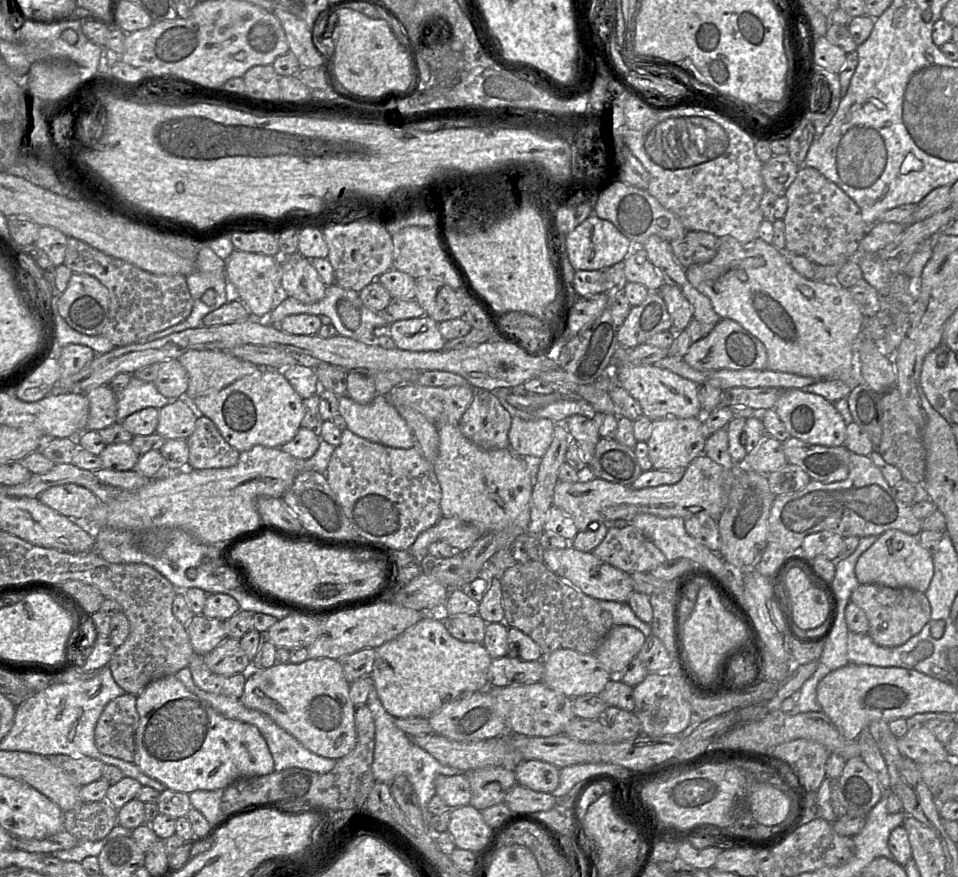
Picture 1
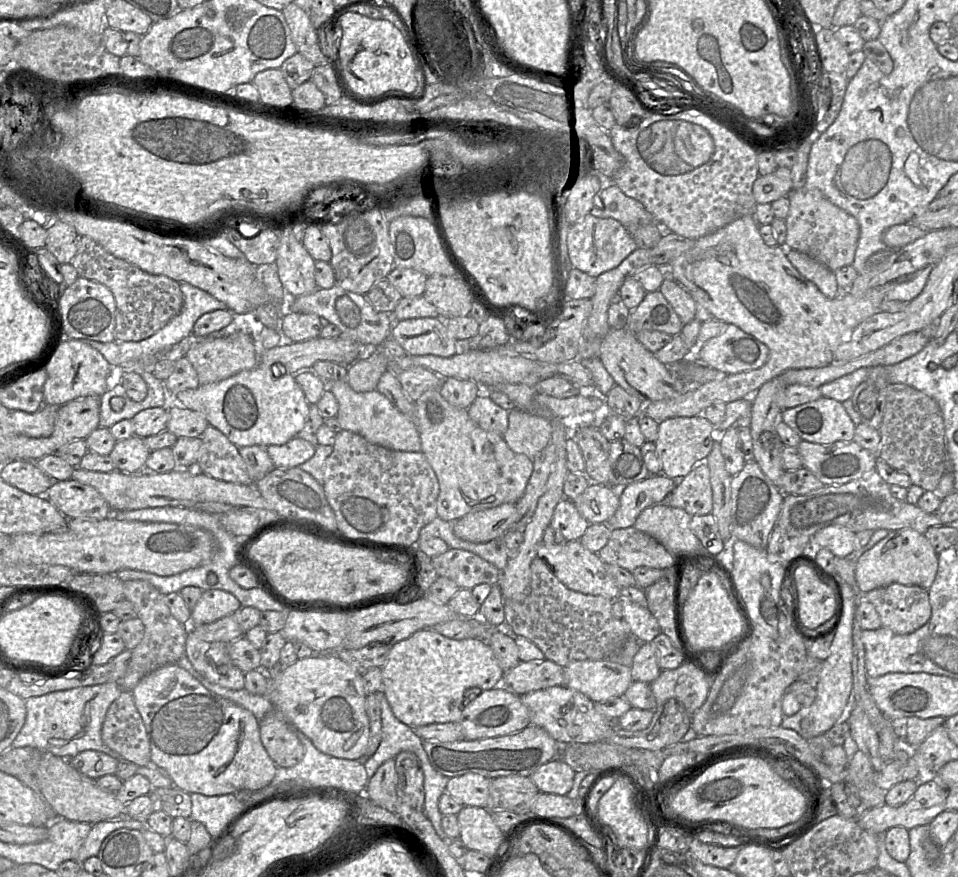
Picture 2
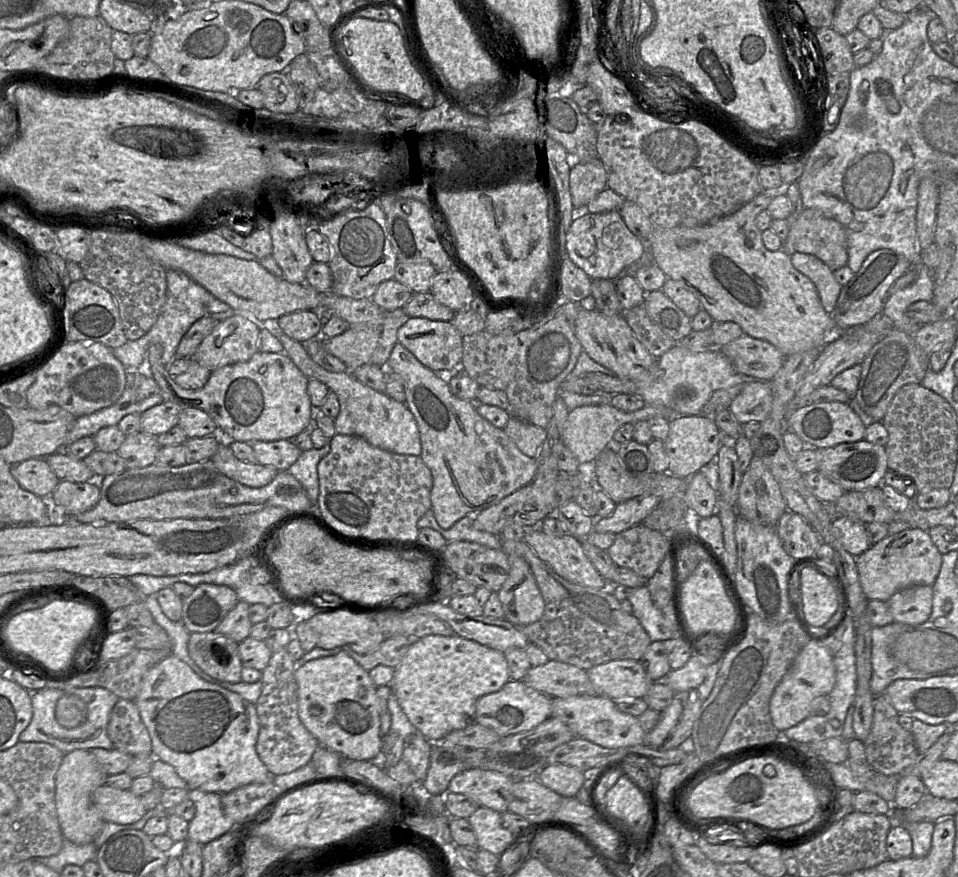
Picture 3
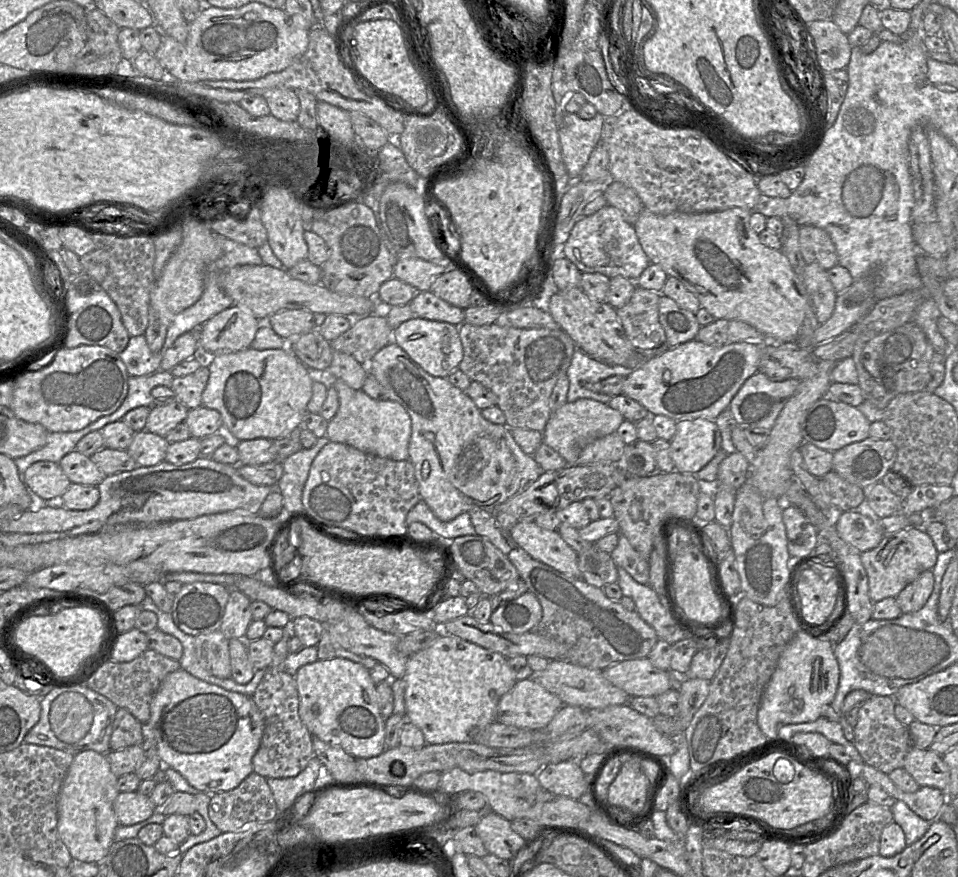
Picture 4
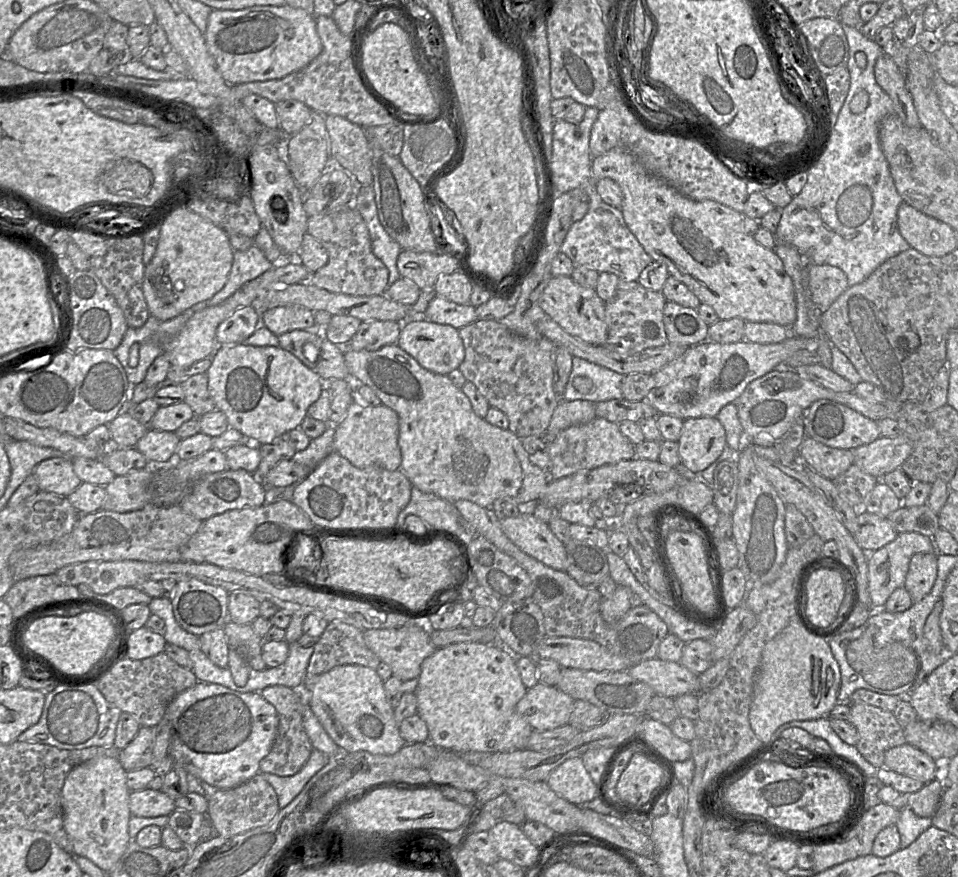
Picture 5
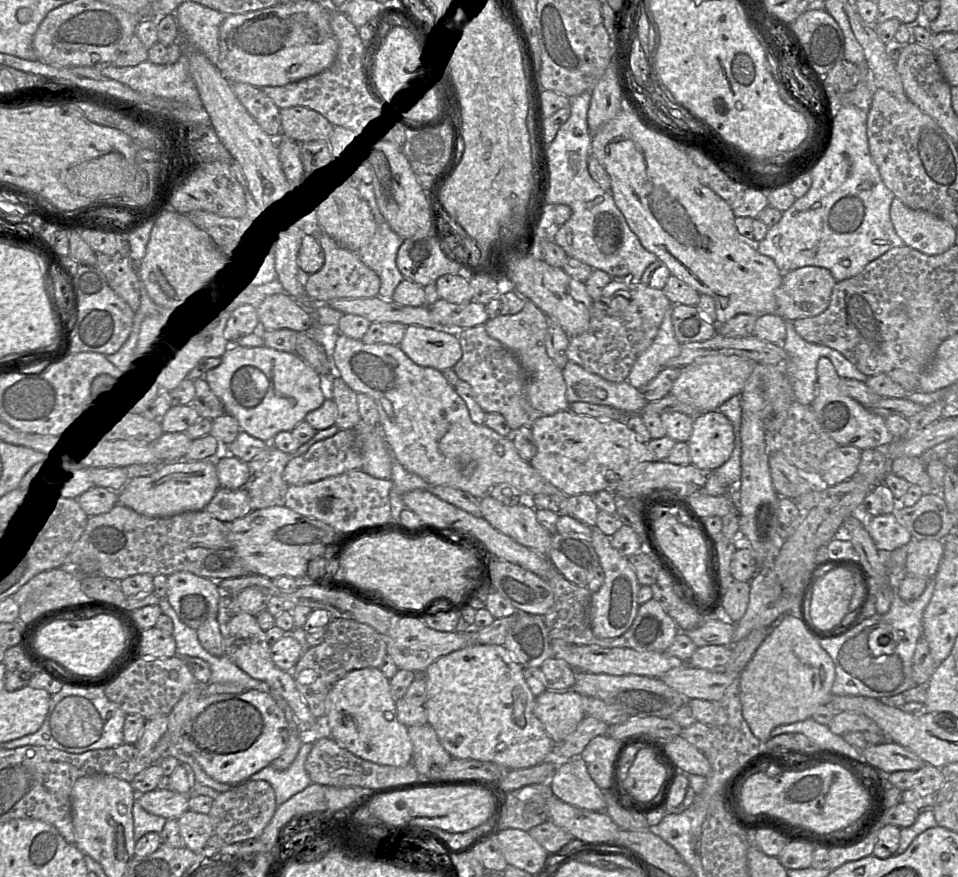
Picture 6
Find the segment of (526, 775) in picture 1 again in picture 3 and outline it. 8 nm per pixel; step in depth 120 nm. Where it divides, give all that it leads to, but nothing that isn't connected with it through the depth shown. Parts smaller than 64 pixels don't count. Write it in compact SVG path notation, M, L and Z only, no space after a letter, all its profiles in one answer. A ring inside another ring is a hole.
M566 764L545 765L536 778L562 797L575 797L583 786L584 772Z

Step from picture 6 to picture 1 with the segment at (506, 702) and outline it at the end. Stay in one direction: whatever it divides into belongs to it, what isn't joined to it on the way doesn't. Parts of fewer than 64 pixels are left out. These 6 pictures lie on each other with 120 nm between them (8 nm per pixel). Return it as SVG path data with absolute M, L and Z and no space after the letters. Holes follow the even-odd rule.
M432 614L375 649L370 678L391 716L428 719L444 705L486 689L491 661L483 643L456 639L448 632L440 615Z

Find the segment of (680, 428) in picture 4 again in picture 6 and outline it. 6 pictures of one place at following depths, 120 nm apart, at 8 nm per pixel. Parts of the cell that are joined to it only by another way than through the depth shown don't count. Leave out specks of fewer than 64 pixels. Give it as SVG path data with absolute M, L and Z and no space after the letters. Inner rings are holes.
M719 410L696 415L687 441L691 464L705 470L719 468L730 458L735 440L732 423Z

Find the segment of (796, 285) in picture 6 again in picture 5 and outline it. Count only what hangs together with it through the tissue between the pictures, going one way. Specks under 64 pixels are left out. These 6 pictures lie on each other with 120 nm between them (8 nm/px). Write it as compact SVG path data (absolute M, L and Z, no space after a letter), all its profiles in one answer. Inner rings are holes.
M831 265L810 266L807 284L811 302L822 313L849 287L846 274Z

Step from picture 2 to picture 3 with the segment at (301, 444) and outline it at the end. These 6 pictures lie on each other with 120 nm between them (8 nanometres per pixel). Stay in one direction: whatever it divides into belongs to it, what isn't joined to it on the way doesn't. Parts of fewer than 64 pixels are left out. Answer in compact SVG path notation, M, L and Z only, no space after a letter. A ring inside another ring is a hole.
M289 440L255 441L251 445L258 464L272 466L278 471L287 471L302 454Z

